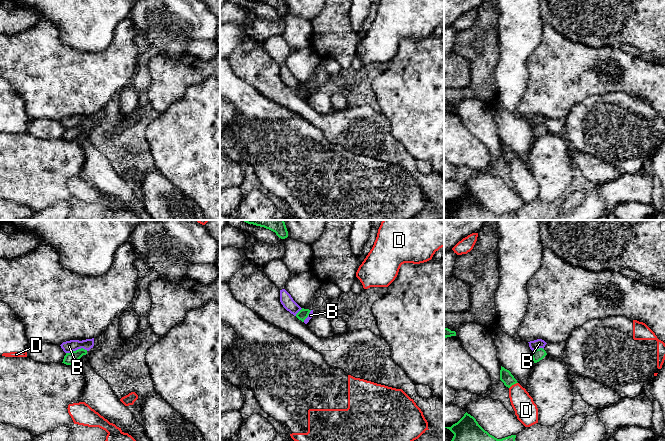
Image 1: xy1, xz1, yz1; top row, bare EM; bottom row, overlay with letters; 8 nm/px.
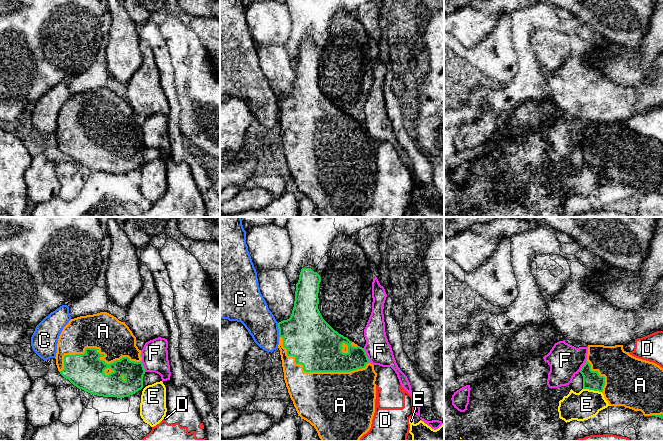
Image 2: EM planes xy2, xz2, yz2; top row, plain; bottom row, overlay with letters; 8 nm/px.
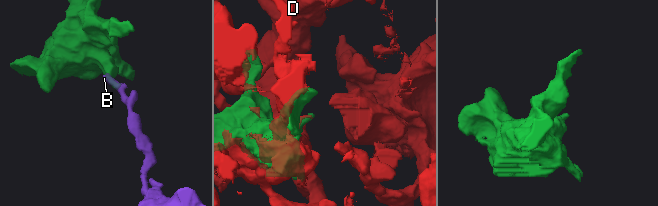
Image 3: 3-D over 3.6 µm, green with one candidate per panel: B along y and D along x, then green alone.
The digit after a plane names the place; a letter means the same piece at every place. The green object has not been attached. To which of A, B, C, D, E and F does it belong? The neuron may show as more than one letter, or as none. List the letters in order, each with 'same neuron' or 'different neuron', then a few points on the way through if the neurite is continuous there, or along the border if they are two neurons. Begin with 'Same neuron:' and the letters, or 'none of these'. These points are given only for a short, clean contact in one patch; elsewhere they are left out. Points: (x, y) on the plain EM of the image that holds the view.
Same neuron: A
A: same neuron
B: different neuron; border along xy1 (87, 126), (78, 124), (66, 129)
C: different neuron
D: different neuron
E: different neuron; border along yz2 (583, 164), (601, 168)
F: different neuron; border along xz2 (363, 124), (371, 138)

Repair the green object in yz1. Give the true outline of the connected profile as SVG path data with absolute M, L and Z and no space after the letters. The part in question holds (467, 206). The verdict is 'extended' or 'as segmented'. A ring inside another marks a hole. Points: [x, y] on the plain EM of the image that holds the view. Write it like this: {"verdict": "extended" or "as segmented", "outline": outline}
{"verdict": "as segmented", "outline": "M467 188L457 199L445 204L454 210L449 220L514 220L516 214L516 211L502 215L495 214L485 207L476 195Z"}

